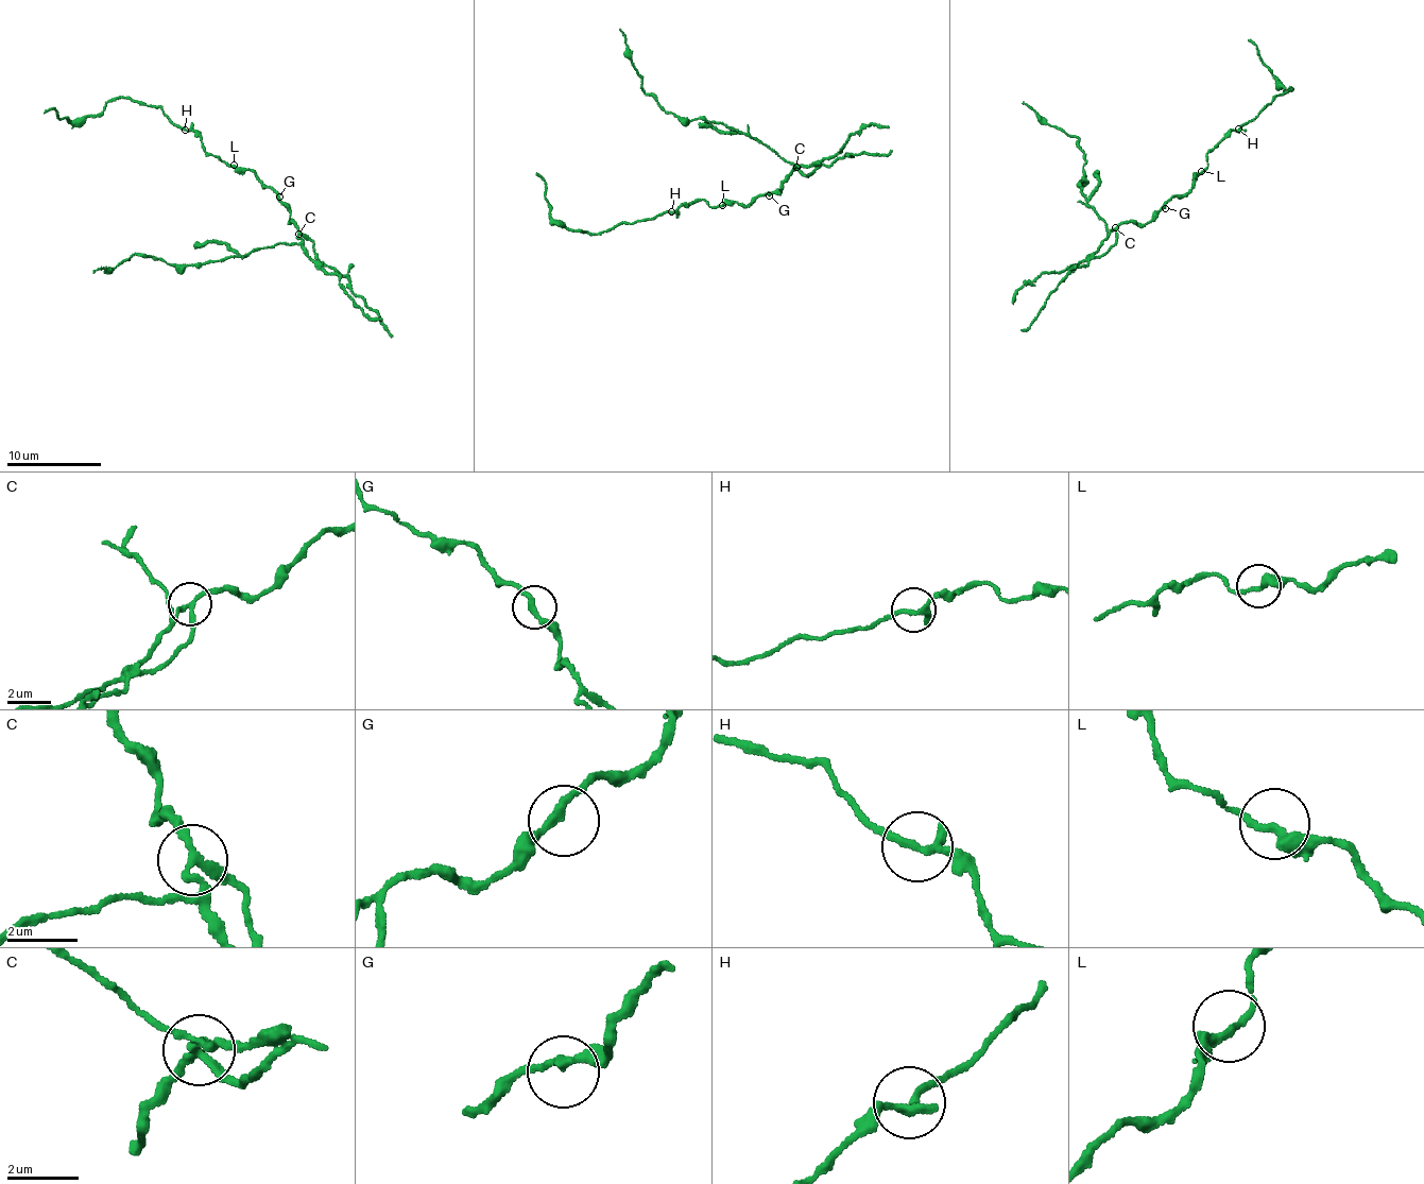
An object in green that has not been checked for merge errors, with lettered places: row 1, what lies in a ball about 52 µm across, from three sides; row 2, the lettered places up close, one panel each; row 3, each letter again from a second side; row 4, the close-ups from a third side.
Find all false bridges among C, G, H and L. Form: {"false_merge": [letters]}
{"false_merge": ["C"]}

